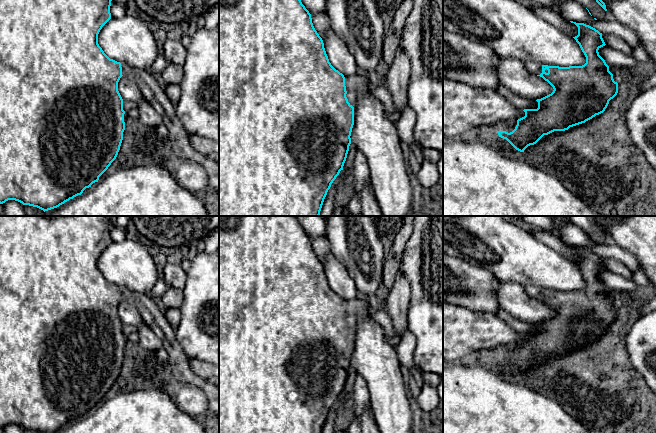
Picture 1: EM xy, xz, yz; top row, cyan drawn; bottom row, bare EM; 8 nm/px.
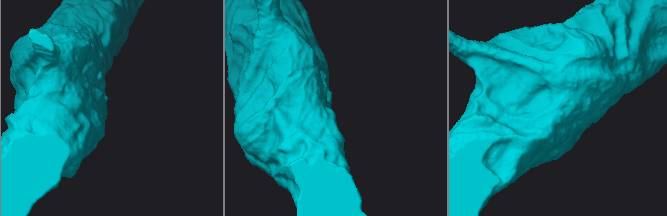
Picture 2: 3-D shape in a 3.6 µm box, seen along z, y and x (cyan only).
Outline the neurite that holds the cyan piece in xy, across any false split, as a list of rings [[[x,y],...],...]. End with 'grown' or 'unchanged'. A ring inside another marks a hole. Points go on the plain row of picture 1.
[[[0,216],[0,428],[15,424],[23,429],[39,433],[54,433],[65,426],[81,419],[86,412],[98,406],[99,401],[116,383],[123,364],[125,354],[123,323],[118,315],[118,306],[122,300],[135,304],[141,312],[143,322],[162,341],[168,352],[169,362],[166,367],[168,376],[174,384],[186,383],[201,389],[208,399],[209,412],[219,417],[219,387],[210,384],[196,375],[189,364],[175,336],[175,329],[167,321],[156,302],[149,294],[132,292],[127,288],[110,283],[98,268],[98,258],[111,243],[110,230],[114,216]]] | grown

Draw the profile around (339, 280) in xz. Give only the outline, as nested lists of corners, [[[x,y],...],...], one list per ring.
[[[330,252],[321,261],[324,272],[331,289],[344,299],[344,301],[358,300],[361,298],[354,280],[350,277],[347,269],[336,260]]]

